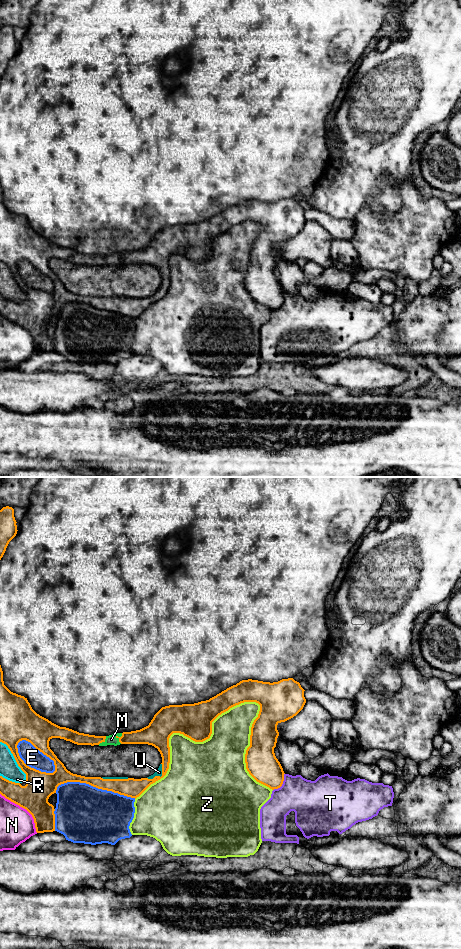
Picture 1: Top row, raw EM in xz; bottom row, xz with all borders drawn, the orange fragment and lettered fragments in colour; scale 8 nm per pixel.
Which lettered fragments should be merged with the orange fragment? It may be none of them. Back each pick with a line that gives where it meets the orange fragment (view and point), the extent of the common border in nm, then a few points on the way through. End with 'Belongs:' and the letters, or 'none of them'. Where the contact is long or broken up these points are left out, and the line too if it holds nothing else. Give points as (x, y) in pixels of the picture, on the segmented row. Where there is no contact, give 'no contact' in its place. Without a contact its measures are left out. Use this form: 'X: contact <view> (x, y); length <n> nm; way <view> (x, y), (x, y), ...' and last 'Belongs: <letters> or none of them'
M: contact xz (119, 738); length 90 nm
U: contact xz (159, 776); length 170 nm
Belongs: M, U

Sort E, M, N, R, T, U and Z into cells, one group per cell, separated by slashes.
E / M U / N / R / T / Z

